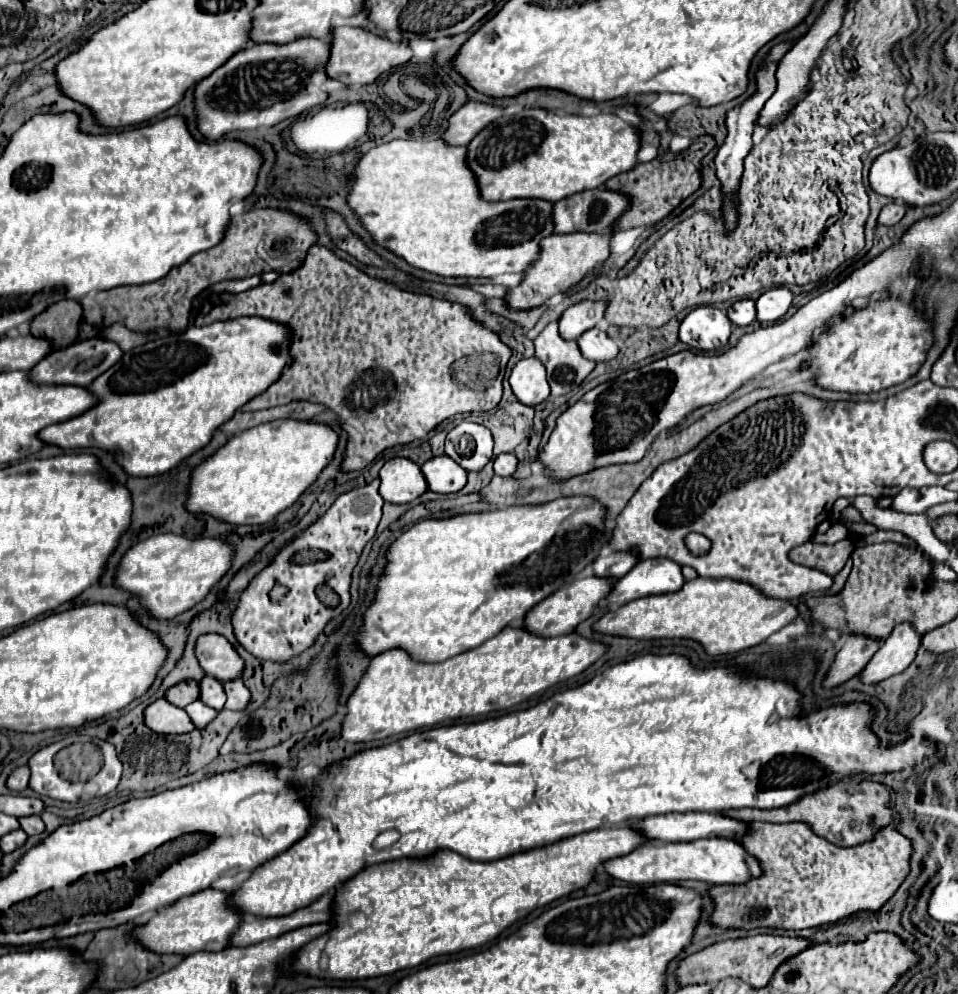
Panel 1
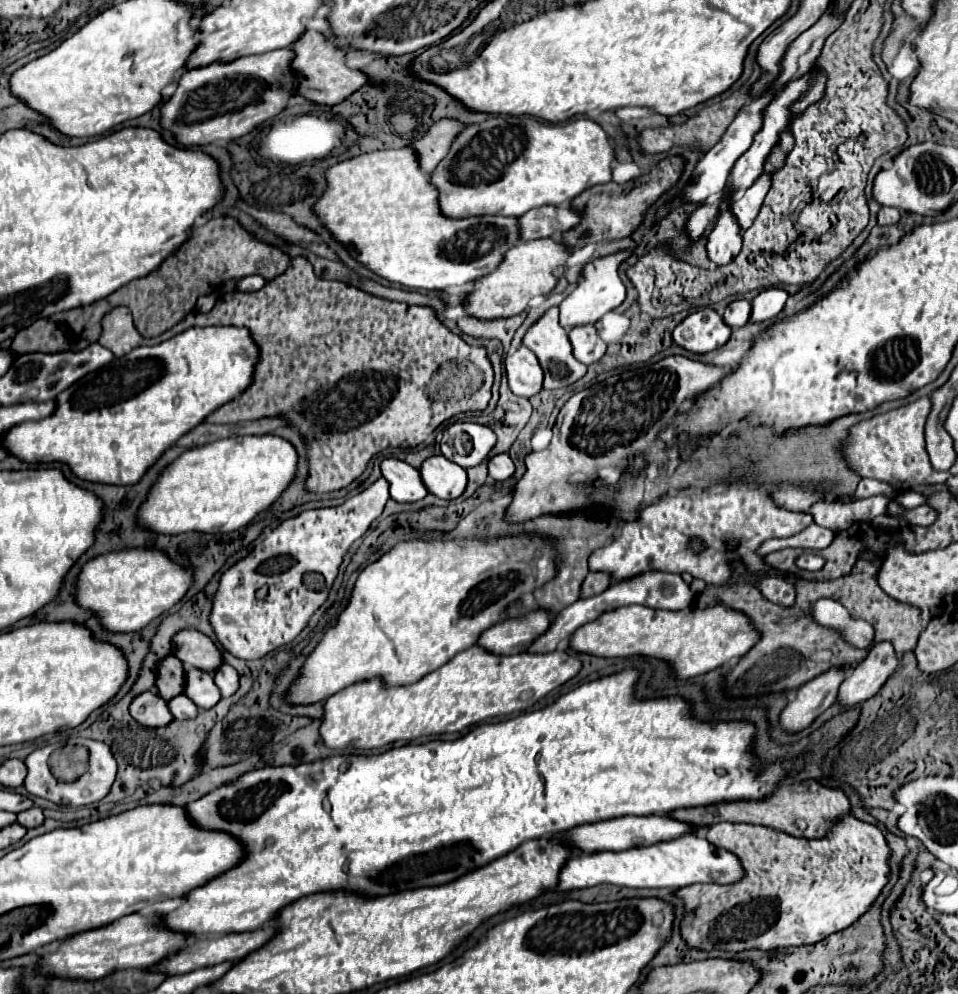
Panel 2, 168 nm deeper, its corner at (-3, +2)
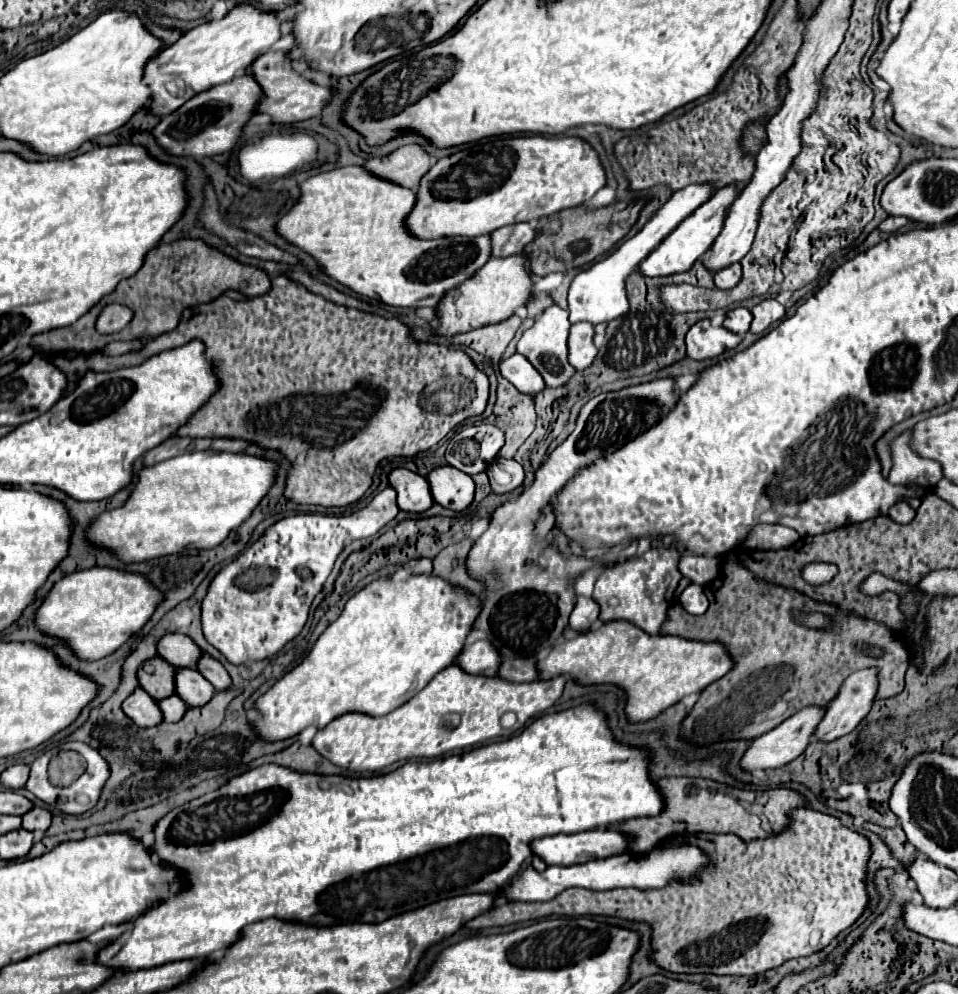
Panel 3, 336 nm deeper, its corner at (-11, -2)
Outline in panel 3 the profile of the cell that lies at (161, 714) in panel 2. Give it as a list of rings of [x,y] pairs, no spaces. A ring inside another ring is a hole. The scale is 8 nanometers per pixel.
[[[136,688],[122,702],[122,712],[126,716],[130,716],[130,720],[134,720],[134,724],[144,726],[144,728],[162,722],[162,714],[160,714],[156,700],[150,694],[146,694],[142,688]]]

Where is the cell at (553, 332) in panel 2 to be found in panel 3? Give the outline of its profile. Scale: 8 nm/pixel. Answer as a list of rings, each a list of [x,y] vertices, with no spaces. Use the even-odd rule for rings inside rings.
[[[548,306],[532,324],[532,328],[528,328],[522,338],[516,344],[518,354],[526,356],[530,360],[530,364],[540,372],[540,376],[544,378],[544,384],[548,388],[558,388],[564,386],[572,374],[576,372],[574,368],[570,368],[568,360],[566,360],[566,340],[568,340],[568,330],[570,330],[570,322],[568,322],[568,310],[562,310],[560,306]]]

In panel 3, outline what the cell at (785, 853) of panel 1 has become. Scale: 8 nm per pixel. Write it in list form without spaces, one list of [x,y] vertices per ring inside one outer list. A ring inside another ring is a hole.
[[[796,808],[794,812],[790,812],[790,824],[784,832],[774,834],[766,840],[754,840],[752,844],[746,844],[742,840],[738,840],[738,836],[734,834],[690,834],[690,832],[682,832],[682,834],[674,834],[668,836],[666,840],[660,842],[660,846],[680,846],[680,844],[692,844],[698,846],[706,856],[710,856],[710,864],[706,868],[702,868],[694,880],[690,882],[680,882],[680,880],[672,880],[670,884],[666,884],[664,888],[648,888],[648,890],[638,890],[638,888],[614,888],[614,890],[604,890],[604,892],[592,892],[586,888],[568,888],[562,894],[558,894],[554,900],[550,902],[500,902],[496,906],[492,906],[490,910],[486,910],[484,914],[476,916],[474,920],[466,922],[466,928],[472,930],[480,930],[480,928],[492,928],[492,926],[510,926],[516,922],[528,922],[528,920],[540,920],[540,918],[548,918],[552,914],[556,916],[616,916],[616,918],[624,918],[624,920],[632,920],[632,922],[646,922],[652,928],[652,954],[650,960],[674,974],[718,974],[718,976],[754,976],[754,974],[762,974],[766,970],[778,968],[782,966],[786,960],[792,958],[800,958],[800,956],[808,956],[812,952],[818,952],[822,948],[826,948],[832,938],[836,938],[842,930],[846,930],[850,924],[854,924],[860,914],[864,912],[866,904],[868,904],[868,896],[866,896],[866,862],[870,856],[870,842],[866,838],[862,838],[858,832],[848,830],[838,818],[822,814],[822,812],[814,812],[810,808]]]

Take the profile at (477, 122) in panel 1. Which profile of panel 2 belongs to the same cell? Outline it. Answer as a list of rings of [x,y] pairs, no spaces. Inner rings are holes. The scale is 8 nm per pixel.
[[[440,118],[438,124],[434,124],[424,138],[416,140],[412,146],[418,148],[420,160],[422,160],[422,168],[426,168],[426,172],[434,170],[450,152],[452,142],[456,140],[456,136],[464,130],[466,126],[456,120],[456,118]]]

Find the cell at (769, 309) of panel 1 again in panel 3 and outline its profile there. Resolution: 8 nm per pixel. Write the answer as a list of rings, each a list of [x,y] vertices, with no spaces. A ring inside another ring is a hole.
[[[774,298],[762,300],[760,304],[756,304],[752,310],[752,324],[750,324],[750,332],[752,334],[760,334],[764,332],[770,324],[778,322],[784,316],[784,306],[780,302],[776,302]]]

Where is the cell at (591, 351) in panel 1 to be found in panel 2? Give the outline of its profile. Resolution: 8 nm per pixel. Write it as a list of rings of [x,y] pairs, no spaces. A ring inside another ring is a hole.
[[[594,326],[570,328],[568,336],[574,348],[574,356],[584,364],[594,364],[606,354],[606,344],[600,340]]]

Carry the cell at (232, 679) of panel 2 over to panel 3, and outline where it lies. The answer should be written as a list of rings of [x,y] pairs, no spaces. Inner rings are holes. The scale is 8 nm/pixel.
[[[208,654],[200,656],[200,660],[196,664],[196,670],[214,686],[214,690],[226,690],[230,686],[230,676],[224,670],[224,666]],[[200,662],[202,662],[202,666],[200,666]]]

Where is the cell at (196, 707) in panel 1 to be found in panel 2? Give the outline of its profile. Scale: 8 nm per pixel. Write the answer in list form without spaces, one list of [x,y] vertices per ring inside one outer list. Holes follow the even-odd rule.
[[[184,694],[170,700],[168,706],[170,706],[170,712],[176,716],[176,720],[190,720],[198,716],[198,706]]]

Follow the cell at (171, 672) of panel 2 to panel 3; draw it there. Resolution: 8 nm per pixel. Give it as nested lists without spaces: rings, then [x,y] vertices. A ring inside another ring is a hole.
[[[154,656],[138,668],[140,688],[146,690],[154,700],[162,700],[174,694],[174,668],[162,658]]]

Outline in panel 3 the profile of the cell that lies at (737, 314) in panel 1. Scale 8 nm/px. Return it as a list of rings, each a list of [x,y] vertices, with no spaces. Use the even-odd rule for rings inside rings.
[[[734,308],[734,310],[728,310],[722,326],[734,334],[746,334],[750,328],[750,322],[752,322],[752,316],[746,308]]]

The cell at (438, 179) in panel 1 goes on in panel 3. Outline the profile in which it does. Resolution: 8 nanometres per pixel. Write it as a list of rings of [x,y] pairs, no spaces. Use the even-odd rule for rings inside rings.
[[[344,166],[304,180],[298,202],[278,220],[276,232],[292,246],[310,254],[330,280],[340,282],[364,298],[374,298],[394,308],[434,308],[446,290],[462,284],[466,276],[474,276],[474,272],[488,262],[490,238],[456,236],[446,240],[414,240],[414,236],[402,228],[402,220],[410,208],[414,208],[412,190],[370,176],[362,166]]]

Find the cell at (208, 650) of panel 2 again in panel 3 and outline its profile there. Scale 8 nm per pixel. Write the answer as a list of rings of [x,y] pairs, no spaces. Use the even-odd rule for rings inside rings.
[[[166,634],[158,640],[156,652],[174,668],[194,668],[202,650],[186,634]]]

